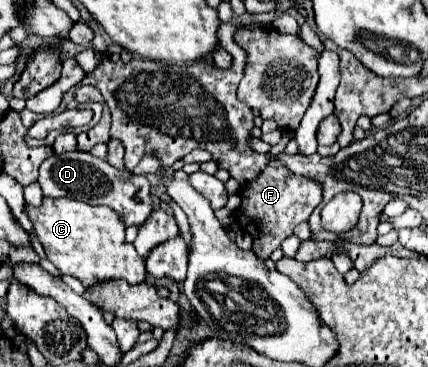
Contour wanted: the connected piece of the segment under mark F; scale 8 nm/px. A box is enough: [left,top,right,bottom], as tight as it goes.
[238,162,322,260]

